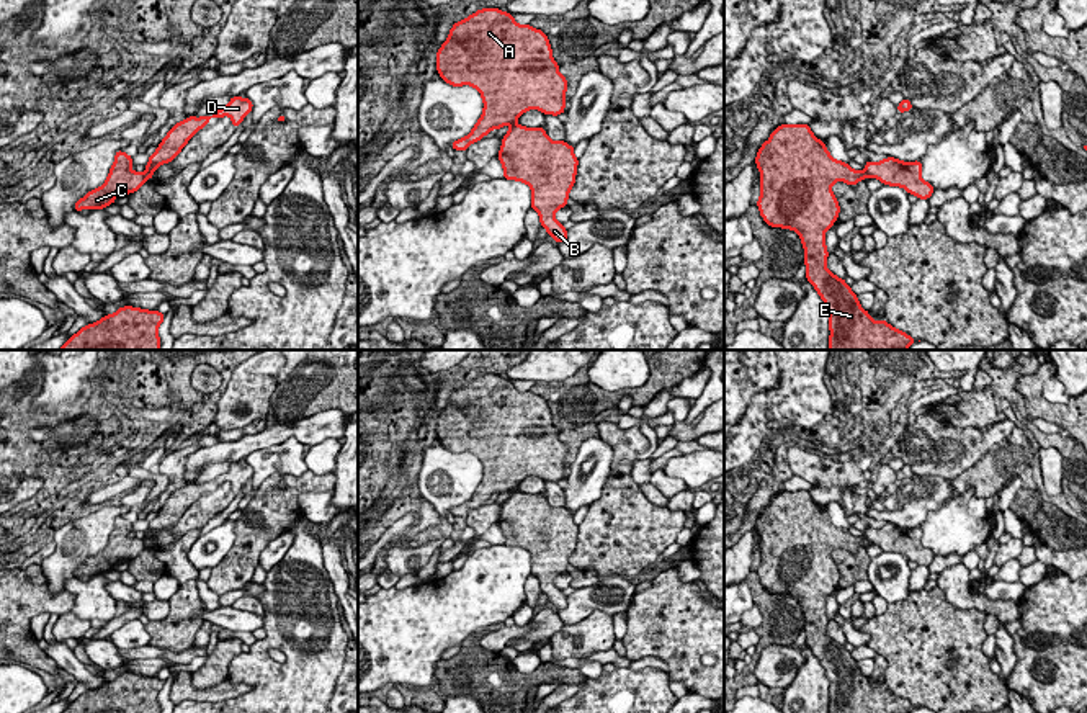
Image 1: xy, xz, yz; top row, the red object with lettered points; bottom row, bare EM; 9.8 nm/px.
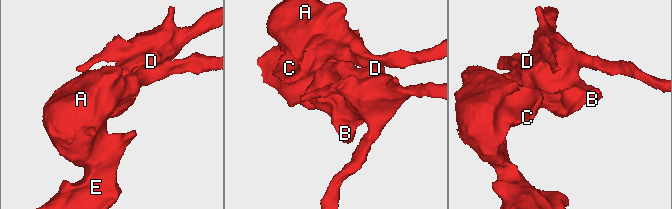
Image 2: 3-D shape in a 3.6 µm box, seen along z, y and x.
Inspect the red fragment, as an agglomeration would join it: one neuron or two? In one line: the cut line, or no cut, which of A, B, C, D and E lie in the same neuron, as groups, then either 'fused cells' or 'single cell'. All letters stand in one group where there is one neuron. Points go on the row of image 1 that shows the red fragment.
cut none; groups A B C D E; single cell

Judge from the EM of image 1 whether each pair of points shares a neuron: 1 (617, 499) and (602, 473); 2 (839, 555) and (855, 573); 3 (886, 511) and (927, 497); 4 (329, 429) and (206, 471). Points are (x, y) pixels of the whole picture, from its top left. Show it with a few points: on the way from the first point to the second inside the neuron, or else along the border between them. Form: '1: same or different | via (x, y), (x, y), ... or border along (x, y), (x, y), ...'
1: different | border along (608, 478), (602, 494), (590, 506)
2: same | via (844, 560), (852, 568)
3: same | via (896, 507), (917, 497)
4: different | border along (234, 460), (208, 461), (198, 473)

